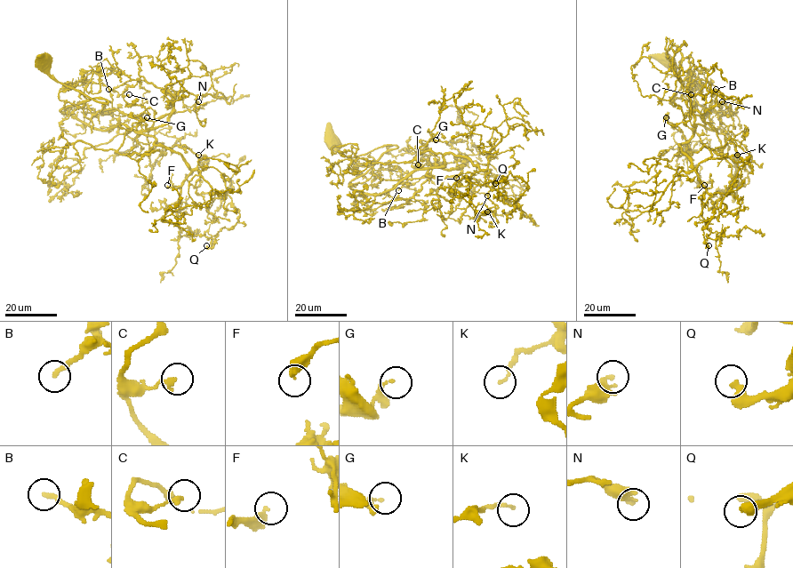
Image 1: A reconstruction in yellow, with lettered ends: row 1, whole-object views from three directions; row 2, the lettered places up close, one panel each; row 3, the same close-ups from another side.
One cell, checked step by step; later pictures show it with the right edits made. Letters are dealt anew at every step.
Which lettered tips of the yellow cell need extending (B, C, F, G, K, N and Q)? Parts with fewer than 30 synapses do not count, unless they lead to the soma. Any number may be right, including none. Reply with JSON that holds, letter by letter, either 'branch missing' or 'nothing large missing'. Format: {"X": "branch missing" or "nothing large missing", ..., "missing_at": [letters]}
{"B": "branch missing", "C": "nothing large missing", "F": "branch missing", "G": "nothing large missing", "K": "branch missing", "N": "nothing large missing", "Q": "nothing large missing", "missing_at": ["B", "F", "K"]}

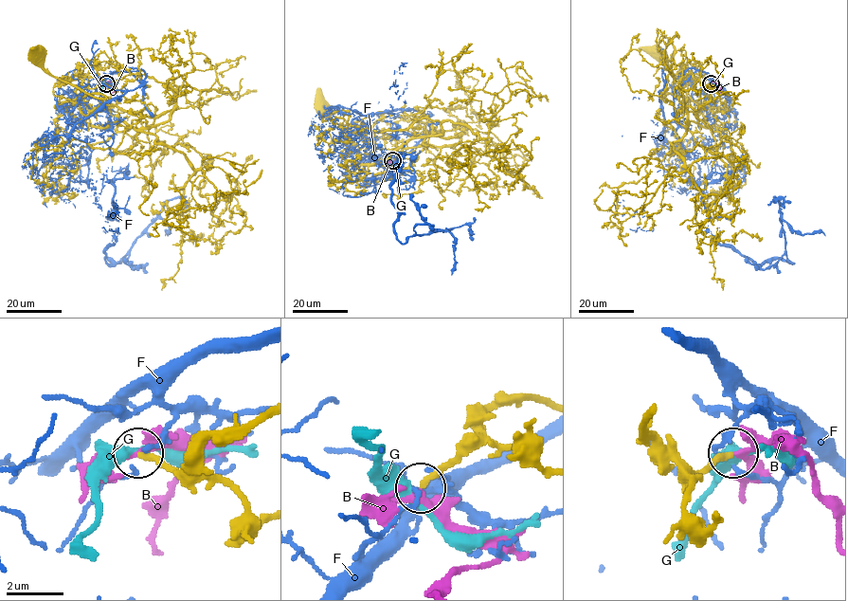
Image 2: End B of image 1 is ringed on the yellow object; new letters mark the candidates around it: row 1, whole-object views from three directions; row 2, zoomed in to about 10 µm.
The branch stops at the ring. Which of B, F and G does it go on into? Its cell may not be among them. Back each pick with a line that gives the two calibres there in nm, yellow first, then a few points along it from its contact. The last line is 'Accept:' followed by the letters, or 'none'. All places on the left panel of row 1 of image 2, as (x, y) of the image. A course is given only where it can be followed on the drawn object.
B: 200/180 nm
Accept: B

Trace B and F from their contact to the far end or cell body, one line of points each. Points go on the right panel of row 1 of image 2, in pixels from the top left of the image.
B: (710, 83), (717, 83), (722, 90)
F: (709, 83), (729, 98), (657, 137), (707, 230), (756, 264), (794, 264), (781, 217), (824, 235)

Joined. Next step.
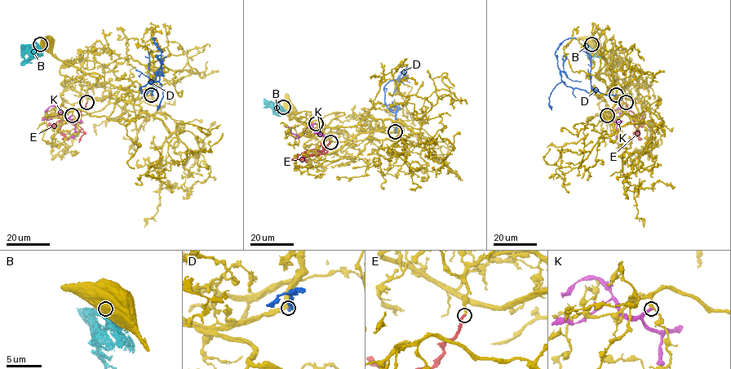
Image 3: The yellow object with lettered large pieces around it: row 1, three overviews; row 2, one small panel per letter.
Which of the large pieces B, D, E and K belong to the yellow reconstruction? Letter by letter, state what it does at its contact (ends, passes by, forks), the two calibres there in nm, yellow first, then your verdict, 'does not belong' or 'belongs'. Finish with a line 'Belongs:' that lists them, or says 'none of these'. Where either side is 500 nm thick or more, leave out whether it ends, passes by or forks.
B: calibres 1000 and 100 nm; does not belong
D: it ends; calibres 480 and 320 nm; does not belong
E: it ends; calibres 280 and 280 nm; belongs
K: it ends; calibres 320 and 300 nm; does not belong
Belongs: E

